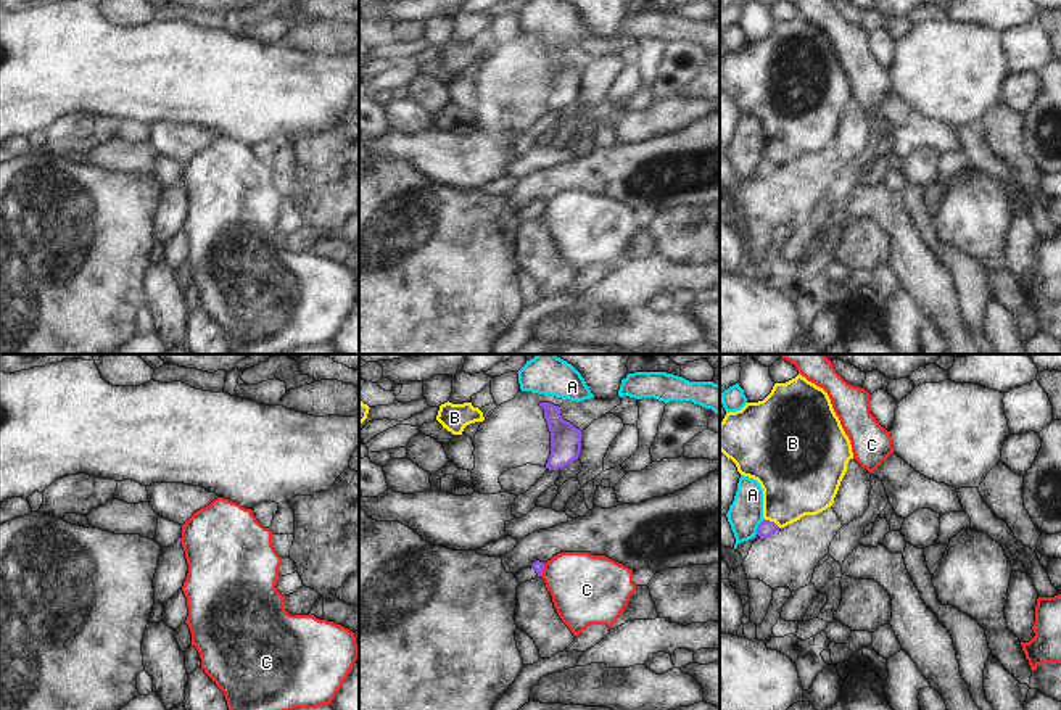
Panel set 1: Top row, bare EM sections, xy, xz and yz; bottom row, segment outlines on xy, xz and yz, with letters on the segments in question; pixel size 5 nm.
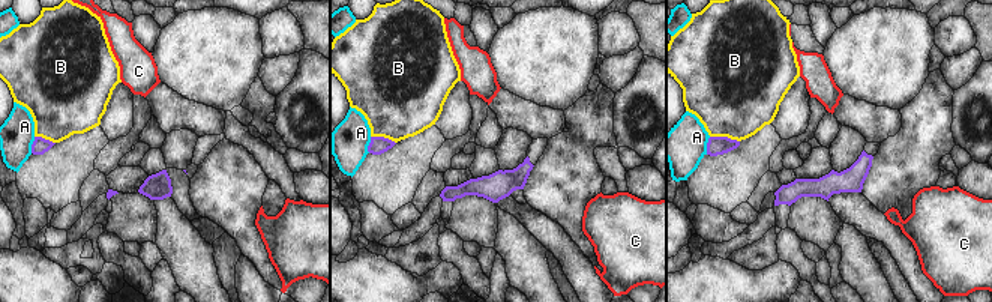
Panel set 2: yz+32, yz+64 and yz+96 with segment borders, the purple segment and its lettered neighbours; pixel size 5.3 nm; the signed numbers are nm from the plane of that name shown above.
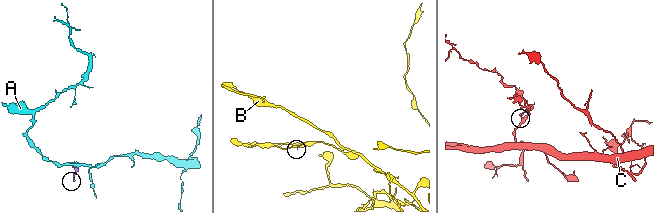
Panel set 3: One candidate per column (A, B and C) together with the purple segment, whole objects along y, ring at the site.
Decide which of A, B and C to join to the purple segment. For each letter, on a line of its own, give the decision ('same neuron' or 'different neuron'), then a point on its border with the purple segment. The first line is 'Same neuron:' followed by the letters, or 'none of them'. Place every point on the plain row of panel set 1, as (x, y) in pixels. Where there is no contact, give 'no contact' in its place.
Same neuron: none of them
A: different neuron | yz (759, 166)
B: different neuron | yz (773, 161)
C: different neuron | xz (541, 210)

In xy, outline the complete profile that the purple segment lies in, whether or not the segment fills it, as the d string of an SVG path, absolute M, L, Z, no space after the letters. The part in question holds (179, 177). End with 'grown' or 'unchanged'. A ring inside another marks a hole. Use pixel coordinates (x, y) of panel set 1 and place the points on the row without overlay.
M158 156L158 169L156 169L155 180L161 187L172 187L175 182L180 182L180 177L182 177L182 164Z; grown

